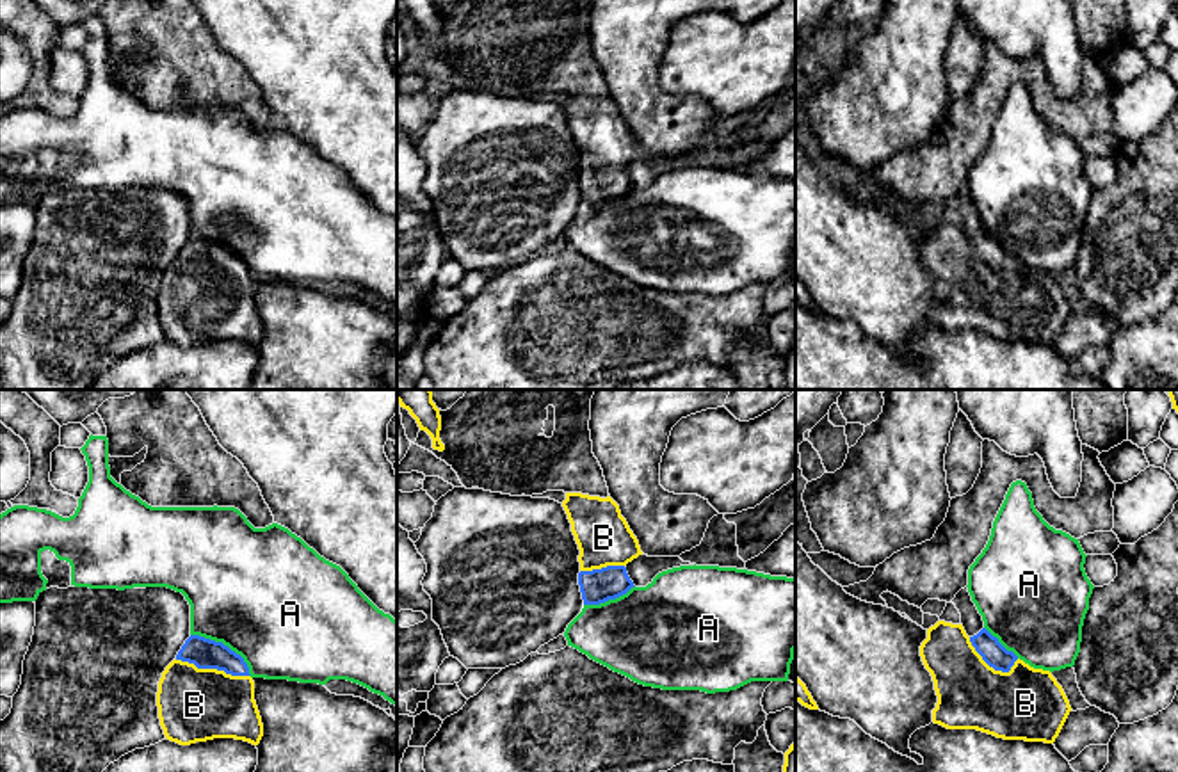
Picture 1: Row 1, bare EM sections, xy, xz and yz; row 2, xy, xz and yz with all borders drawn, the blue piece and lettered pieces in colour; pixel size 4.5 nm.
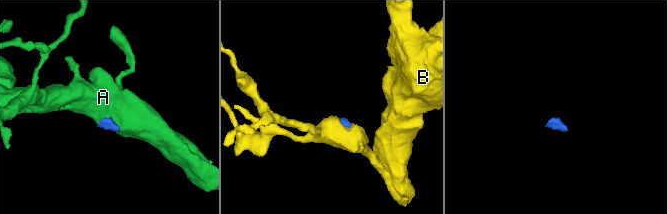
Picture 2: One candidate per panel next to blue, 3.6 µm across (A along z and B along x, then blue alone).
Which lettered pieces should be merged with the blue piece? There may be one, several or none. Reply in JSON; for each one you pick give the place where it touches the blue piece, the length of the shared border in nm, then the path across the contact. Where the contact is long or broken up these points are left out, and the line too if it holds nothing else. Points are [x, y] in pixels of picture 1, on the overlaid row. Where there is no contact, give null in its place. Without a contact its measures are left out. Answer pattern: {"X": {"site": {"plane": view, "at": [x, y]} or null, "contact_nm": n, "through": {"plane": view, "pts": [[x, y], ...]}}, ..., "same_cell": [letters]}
{"B": {"site": {"plane": "xy", "at": [214, 667]}, "contact_nm": 340, "through": {"plane": "xy", "pts": [[205, 653], [205, 659], [214, 667], [194, 705]]}}, "same_cell": ["B"]}

